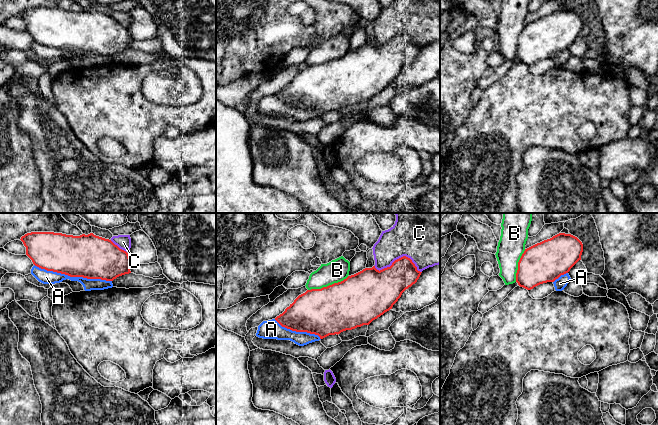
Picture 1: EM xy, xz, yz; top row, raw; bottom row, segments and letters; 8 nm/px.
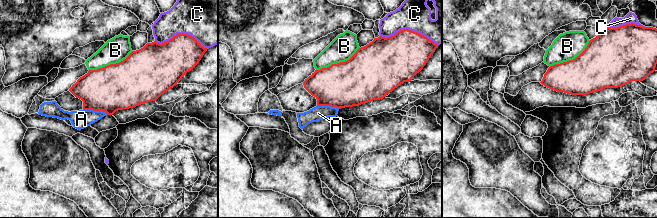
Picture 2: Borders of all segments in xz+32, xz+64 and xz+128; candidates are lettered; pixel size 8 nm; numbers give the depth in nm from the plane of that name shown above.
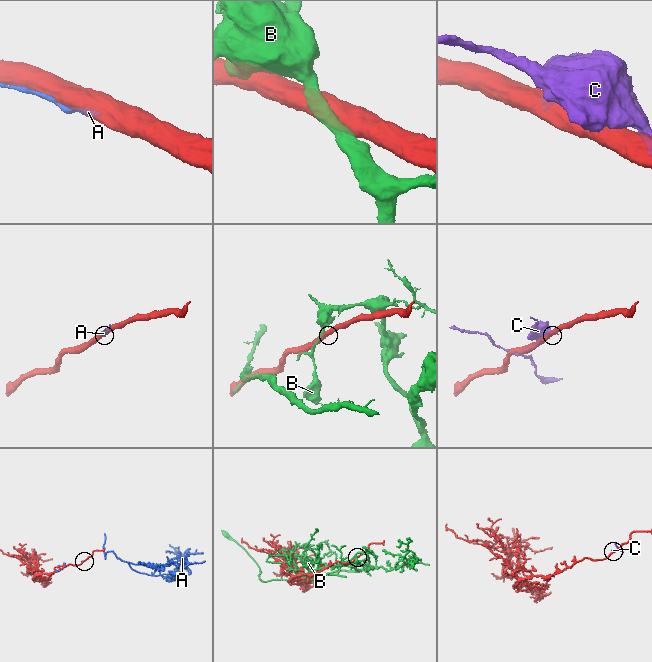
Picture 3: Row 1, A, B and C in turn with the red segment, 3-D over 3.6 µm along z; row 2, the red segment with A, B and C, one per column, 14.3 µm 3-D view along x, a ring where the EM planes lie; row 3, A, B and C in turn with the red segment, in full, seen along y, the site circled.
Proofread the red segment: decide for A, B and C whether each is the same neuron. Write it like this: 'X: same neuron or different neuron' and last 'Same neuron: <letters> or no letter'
A: same neuron
B: different neuron
C: different neuron
Same neuron: A

